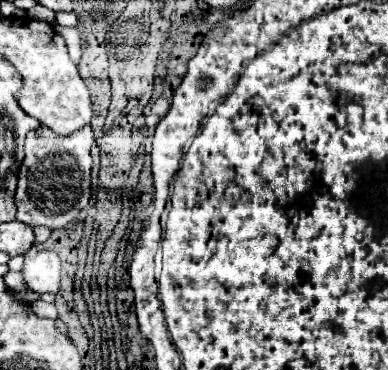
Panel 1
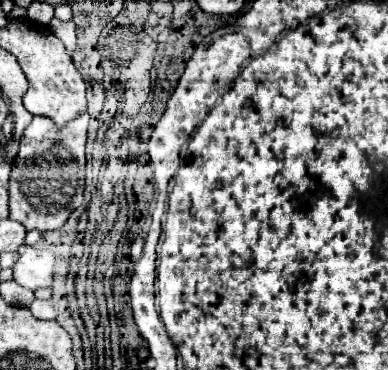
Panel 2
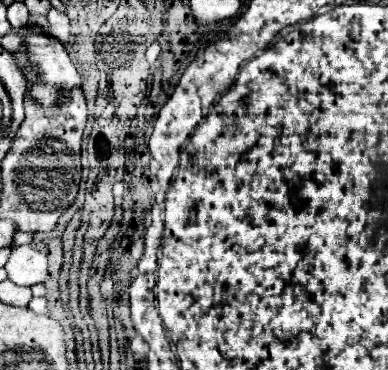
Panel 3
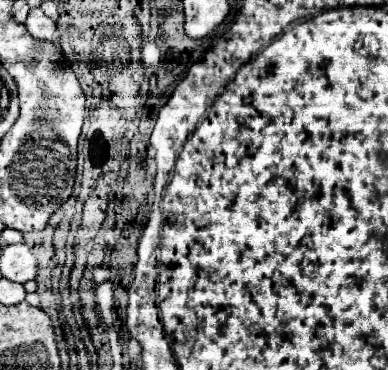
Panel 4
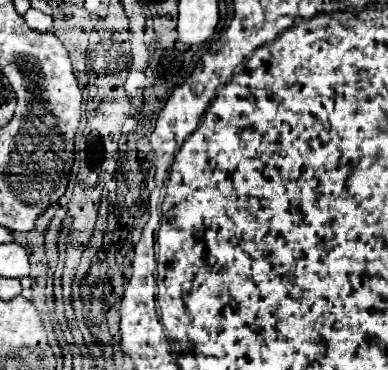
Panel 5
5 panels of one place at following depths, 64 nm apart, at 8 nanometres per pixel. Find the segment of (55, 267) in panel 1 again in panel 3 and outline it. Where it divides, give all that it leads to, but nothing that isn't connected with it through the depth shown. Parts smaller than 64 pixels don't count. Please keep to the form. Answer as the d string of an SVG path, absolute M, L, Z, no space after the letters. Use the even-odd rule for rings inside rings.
M14 246L6 264L8 278L18 286L44 284L48 276L48 258L32 246Z

